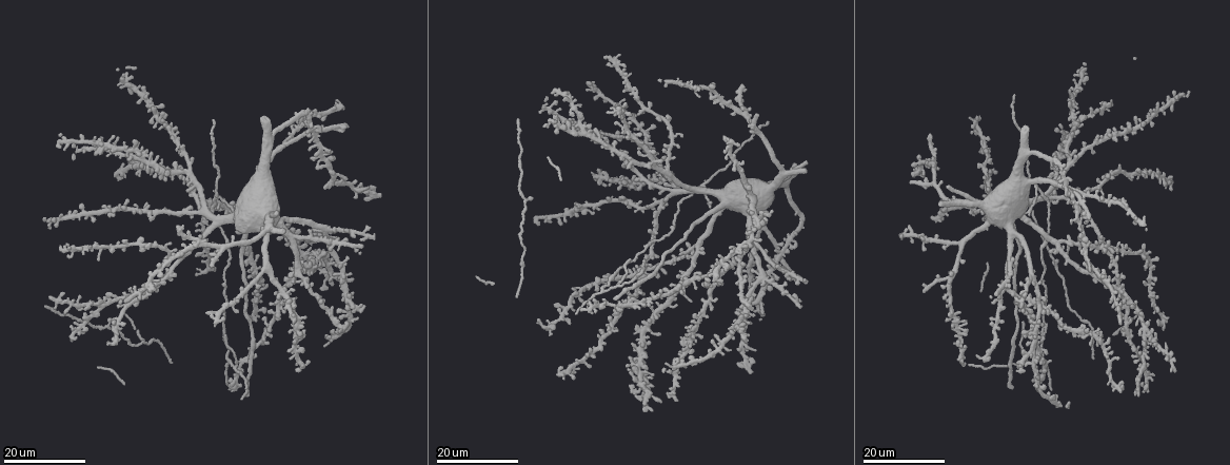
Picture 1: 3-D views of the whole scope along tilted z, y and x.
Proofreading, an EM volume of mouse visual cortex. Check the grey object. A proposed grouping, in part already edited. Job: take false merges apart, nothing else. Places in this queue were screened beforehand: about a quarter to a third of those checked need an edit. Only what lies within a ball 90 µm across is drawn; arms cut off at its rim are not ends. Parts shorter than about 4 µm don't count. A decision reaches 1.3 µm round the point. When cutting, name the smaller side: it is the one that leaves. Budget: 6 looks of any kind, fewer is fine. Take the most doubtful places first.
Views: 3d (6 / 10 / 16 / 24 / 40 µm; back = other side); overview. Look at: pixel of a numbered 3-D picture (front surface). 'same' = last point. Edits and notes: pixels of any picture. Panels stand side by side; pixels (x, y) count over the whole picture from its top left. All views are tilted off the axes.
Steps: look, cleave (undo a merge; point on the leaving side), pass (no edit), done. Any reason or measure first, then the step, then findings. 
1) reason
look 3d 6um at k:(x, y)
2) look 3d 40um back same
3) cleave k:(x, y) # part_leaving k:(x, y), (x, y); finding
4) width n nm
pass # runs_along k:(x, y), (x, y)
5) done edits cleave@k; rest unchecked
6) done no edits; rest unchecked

four arms meet
look 3d 24um at 1:(1034, 185)

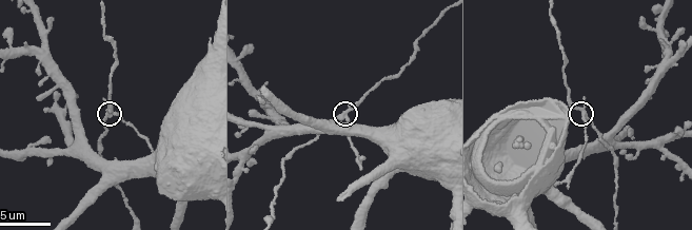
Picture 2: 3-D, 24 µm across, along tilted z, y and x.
look 3d 10um at 2:(115, 113)

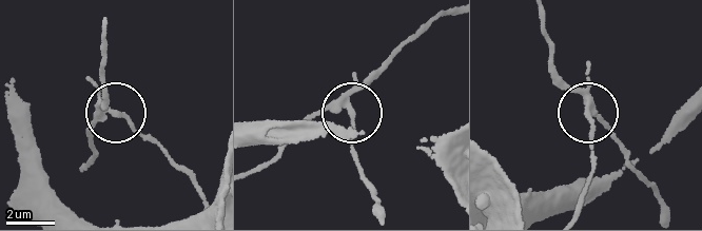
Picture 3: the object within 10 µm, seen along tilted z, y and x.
arms 4
cleave 3:(133, 122) # part_leaving 3:(342, 103), (375, 209); a second neuron is stuck on

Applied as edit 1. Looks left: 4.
look overview

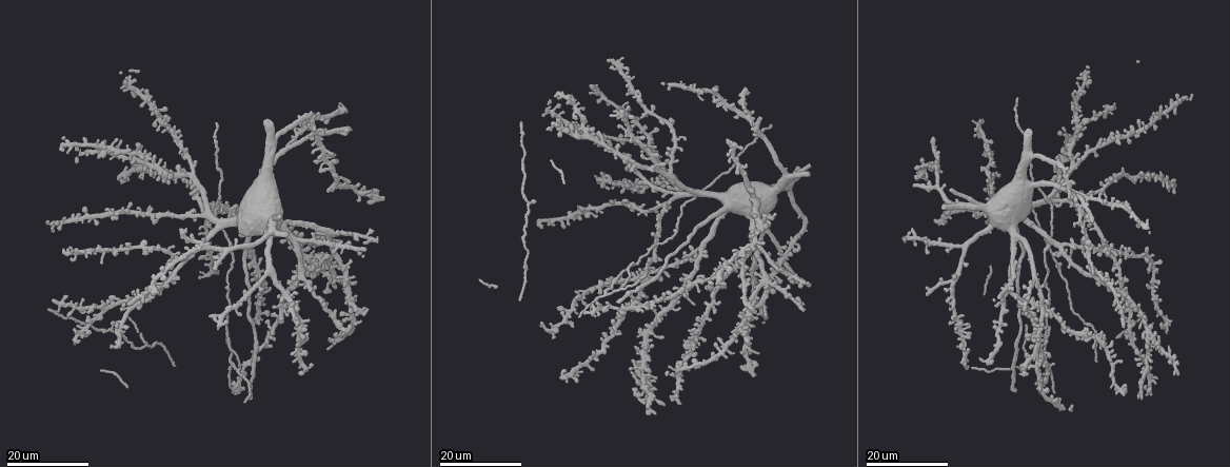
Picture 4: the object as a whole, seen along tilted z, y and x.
arms part here
look 3d 16um at 4:(237, 372)

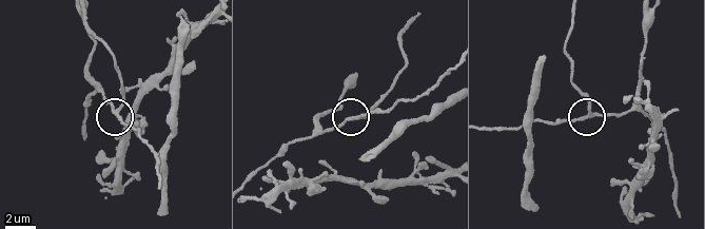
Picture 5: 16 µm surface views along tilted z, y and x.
look 3d 10um at 5:(353, 117)

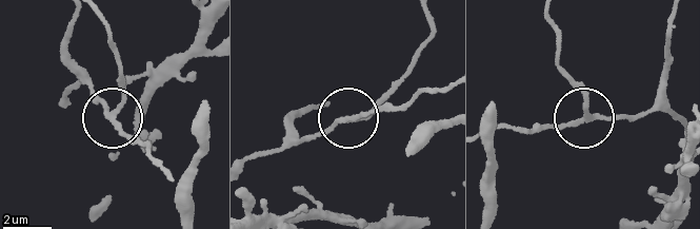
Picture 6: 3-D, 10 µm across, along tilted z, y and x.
width 180 nm
cleave 6:(584, 95) # part_leaving 6:(588, 114), (580, 86), (557, 60), (552, 19); two neurons meet here

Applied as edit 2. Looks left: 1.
done edits cleave@3, cleave@6; rest unchecked

